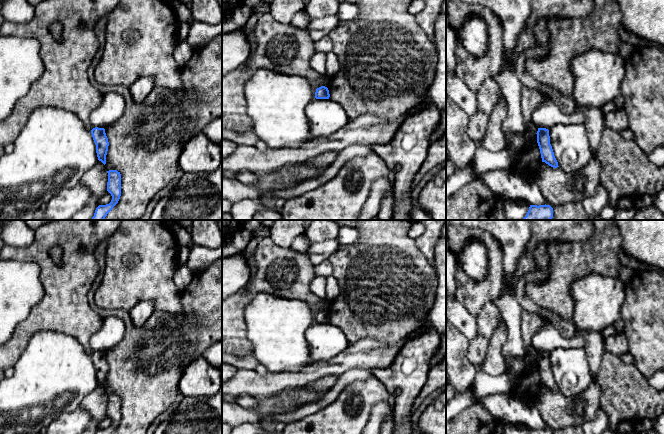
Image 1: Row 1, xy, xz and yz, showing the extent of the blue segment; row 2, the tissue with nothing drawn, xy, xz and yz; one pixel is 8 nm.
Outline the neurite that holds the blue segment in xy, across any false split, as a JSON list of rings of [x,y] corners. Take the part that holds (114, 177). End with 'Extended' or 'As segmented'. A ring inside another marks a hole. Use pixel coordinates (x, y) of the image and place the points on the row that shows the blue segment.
[[[109,170],[107,191],[111,194],[112,200],[109,204],[99,205],[91,220],[104,220],[107,214],[118,203],[121,196],[121,174],[117,170]]]. As segmented

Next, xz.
[[[321,86],[316,89],[316,92],[315,92],[316,99],[329,99],[329,97],[330,97],[330,94],[327,87]]]. As segmented

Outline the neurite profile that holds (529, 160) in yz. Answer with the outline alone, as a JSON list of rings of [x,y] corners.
[[[538,143],[520,149],[513,170],[525,177],[533,178],[542,164]]]

